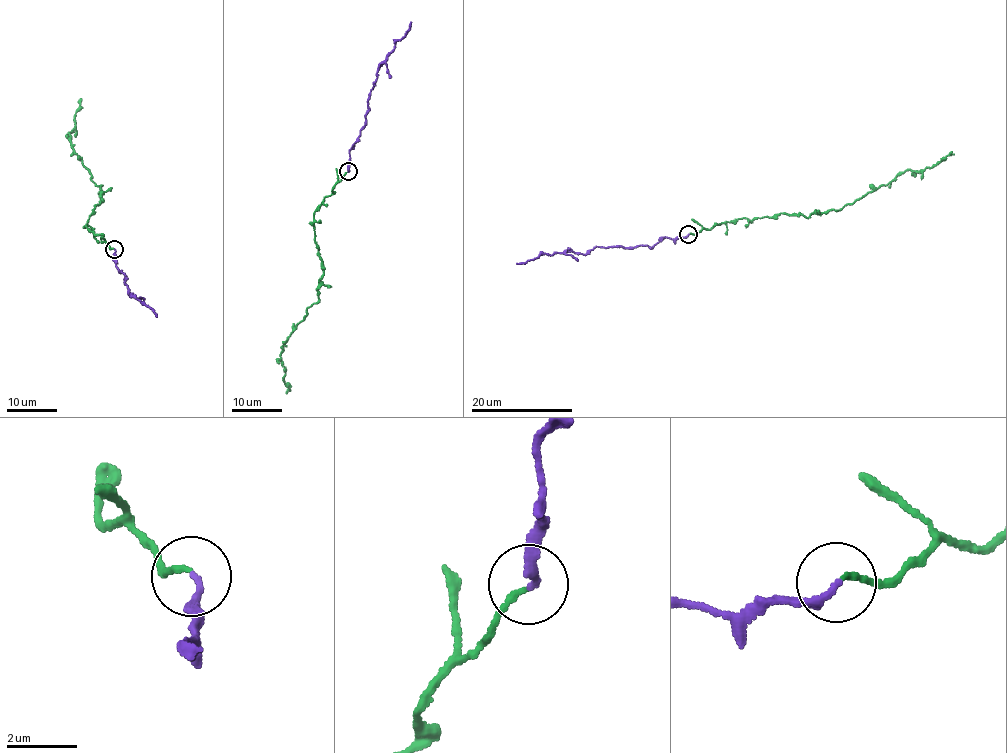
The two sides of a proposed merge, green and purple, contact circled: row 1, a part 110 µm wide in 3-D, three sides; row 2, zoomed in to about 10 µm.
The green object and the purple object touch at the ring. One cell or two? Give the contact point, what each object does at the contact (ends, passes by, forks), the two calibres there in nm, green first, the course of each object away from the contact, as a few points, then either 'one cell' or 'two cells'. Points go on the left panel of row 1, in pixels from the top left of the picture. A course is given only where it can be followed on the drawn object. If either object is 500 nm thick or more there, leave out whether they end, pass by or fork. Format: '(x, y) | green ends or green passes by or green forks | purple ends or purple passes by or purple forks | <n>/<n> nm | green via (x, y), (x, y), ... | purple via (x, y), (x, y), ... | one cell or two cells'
(114, 249) | green ends | purple ends | 150/200 nm | green via (114, 249), (86, 225), (103, 200), (100, 186), (94, 184), (70, 142), (78, 100) | purple via (114, 249), (113, 260), (125, 276), (130, 297), (143, 301), (156, 317) | one cell

